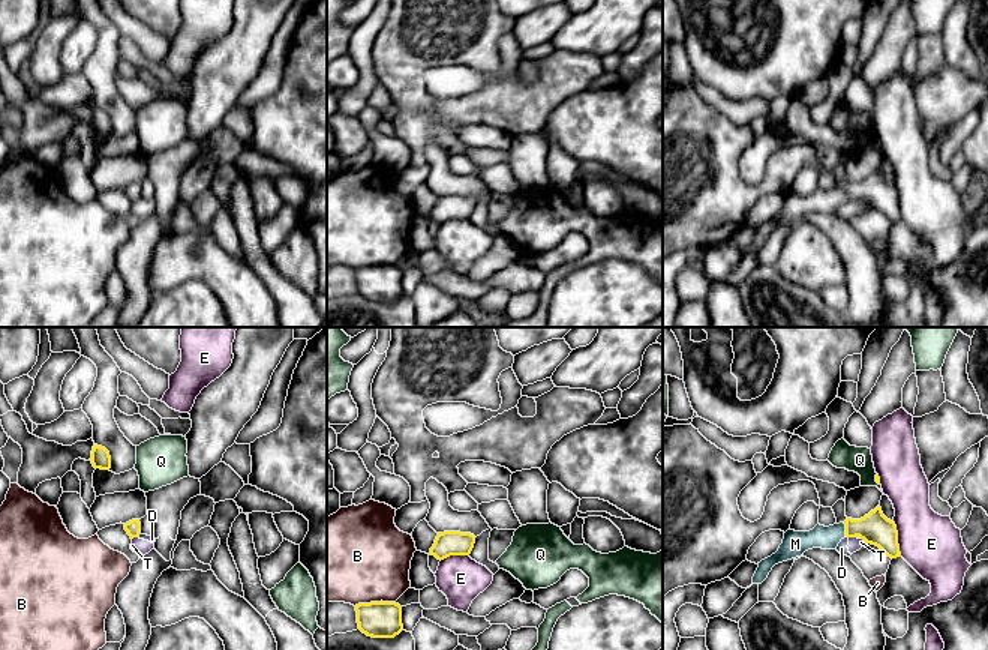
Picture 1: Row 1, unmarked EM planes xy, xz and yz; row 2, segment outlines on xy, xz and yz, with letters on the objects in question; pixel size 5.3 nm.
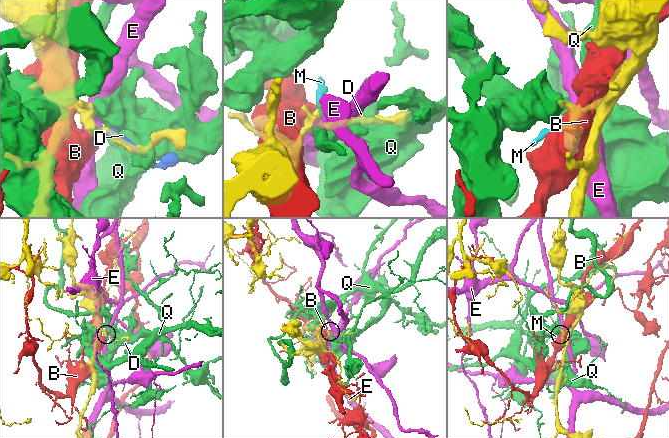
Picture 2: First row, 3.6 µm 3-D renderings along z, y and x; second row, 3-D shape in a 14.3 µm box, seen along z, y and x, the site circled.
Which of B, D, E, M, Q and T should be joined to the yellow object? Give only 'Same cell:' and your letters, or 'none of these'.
Same cell: M

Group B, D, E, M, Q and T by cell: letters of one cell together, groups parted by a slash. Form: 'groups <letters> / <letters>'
groups B D T / E / M / Q

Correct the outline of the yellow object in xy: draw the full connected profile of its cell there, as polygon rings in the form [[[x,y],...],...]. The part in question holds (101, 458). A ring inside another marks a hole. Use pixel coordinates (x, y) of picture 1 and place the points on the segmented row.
[[[97,444],[93,446],[90,461],[91,461],[94,468],[100,468],[100,470],[109,470],[111,468],[109,452],[102,446],[97,446]]]

